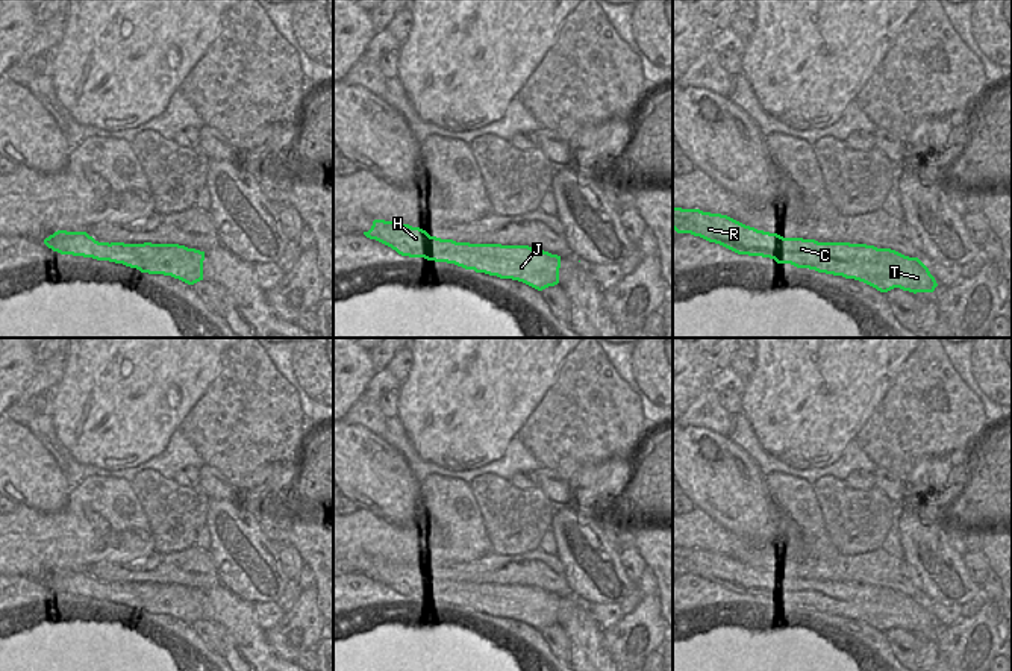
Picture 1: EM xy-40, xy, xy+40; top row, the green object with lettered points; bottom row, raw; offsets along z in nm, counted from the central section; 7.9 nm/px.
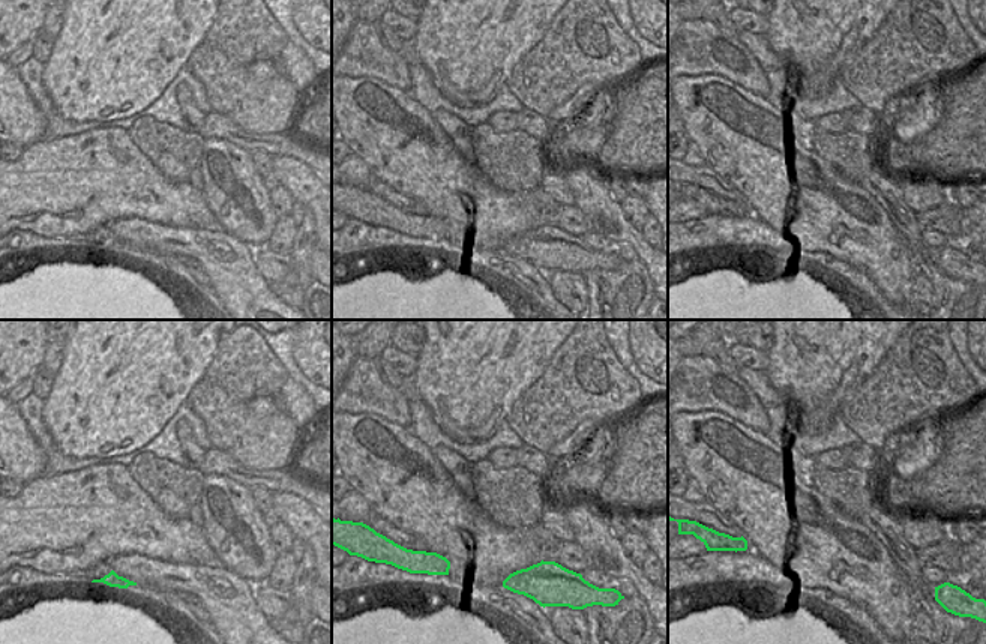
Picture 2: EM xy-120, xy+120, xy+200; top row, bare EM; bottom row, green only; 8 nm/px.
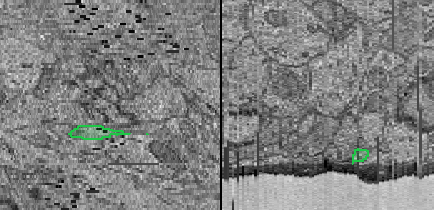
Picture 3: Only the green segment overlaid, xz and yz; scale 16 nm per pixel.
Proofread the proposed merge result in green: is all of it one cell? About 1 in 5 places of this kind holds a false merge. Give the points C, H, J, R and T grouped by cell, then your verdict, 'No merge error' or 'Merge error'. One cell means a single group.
Groups: C H J R T. No merge error.

